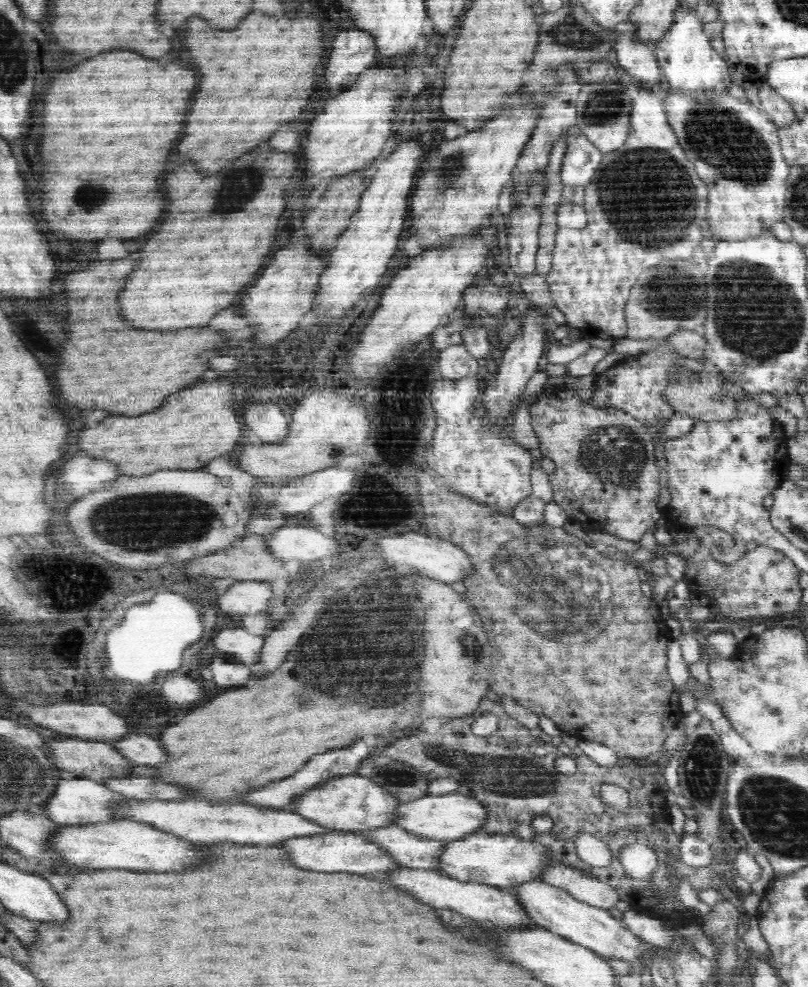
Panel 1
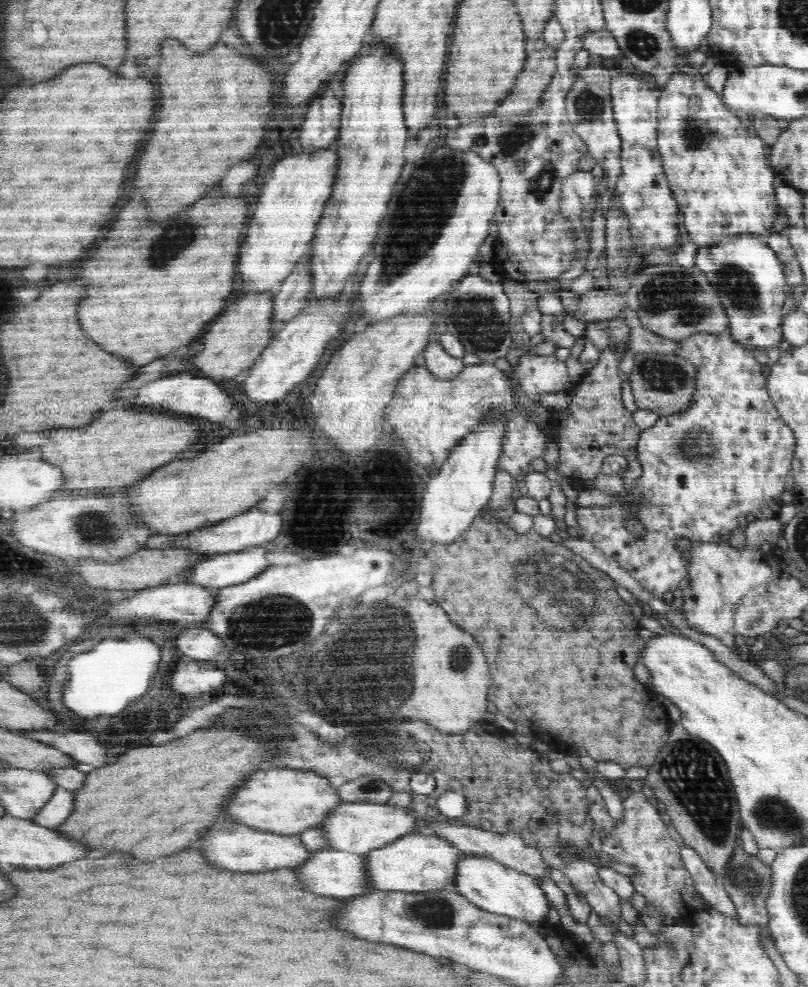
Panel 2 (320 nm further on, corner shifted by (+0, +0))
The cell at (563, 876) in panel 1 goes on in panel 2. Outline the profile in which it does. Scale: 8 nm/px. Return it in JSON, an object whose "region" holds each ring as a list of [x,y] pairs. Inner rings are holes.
{"region":[[[422,821],[419,826],[415,828],[415,832],[433,835],[444,838],[444,841],[451,842],[463,854],[472,854],[482,857],[490,857],[499,863],[502,863],[518,872],[530,875],[534,878],[541,879],[542,877],[550,877],[548,865],[543,861],[540,851],[529,848],[524,840],[512,832],[505,832],[504,834],[493,833],[468,825],[454,825],[452,823],[440,821]]]}

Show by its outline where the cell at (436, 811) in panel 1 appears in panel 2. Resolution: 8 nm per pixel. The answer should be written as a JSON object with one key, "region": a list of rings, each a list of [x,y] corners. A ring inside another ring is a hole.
{"region":[[[342,803],[318,827],[323,830],[330,849],[365,855],[412,834],[419,822],[407,807],[386,806],[385,803]]]}

